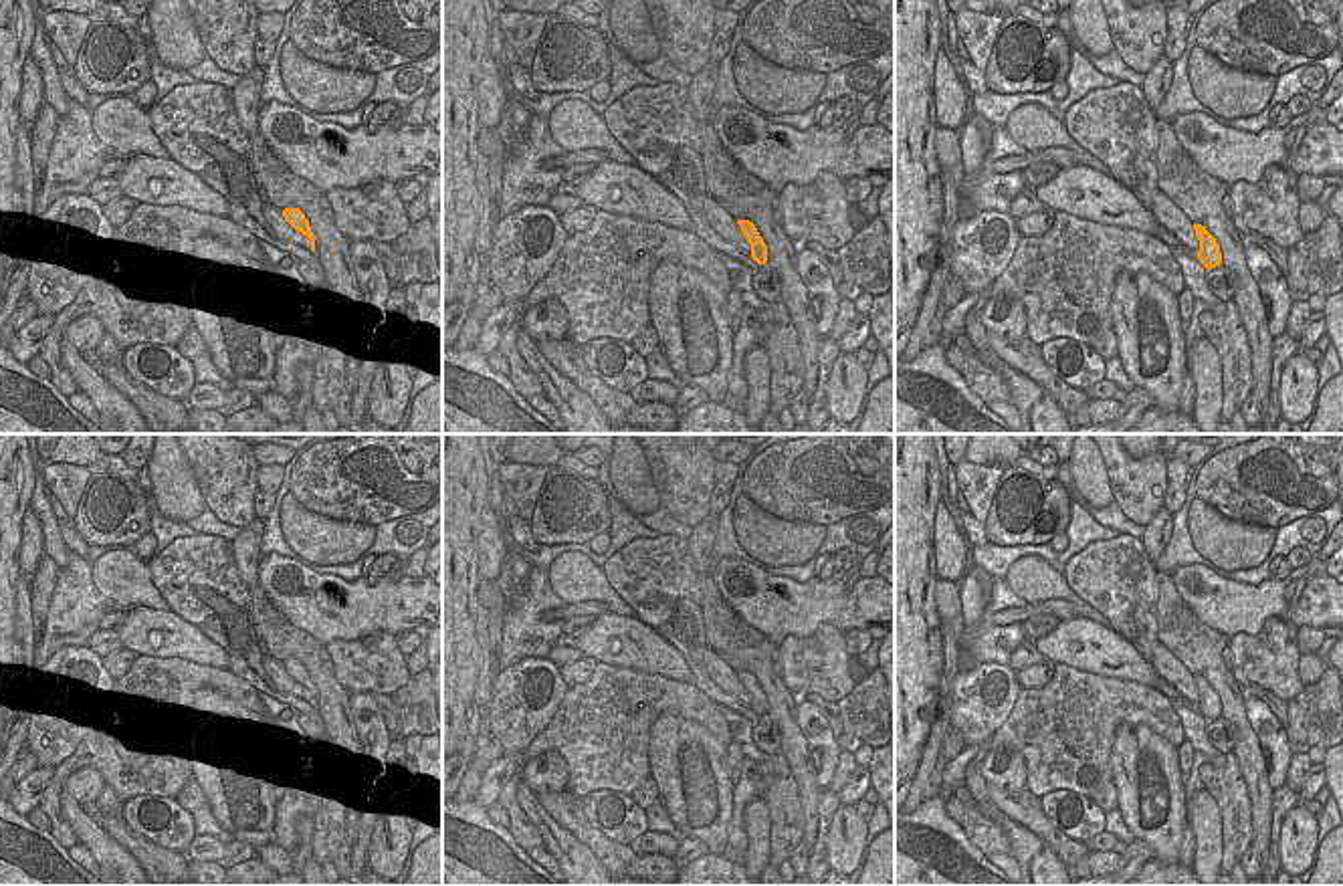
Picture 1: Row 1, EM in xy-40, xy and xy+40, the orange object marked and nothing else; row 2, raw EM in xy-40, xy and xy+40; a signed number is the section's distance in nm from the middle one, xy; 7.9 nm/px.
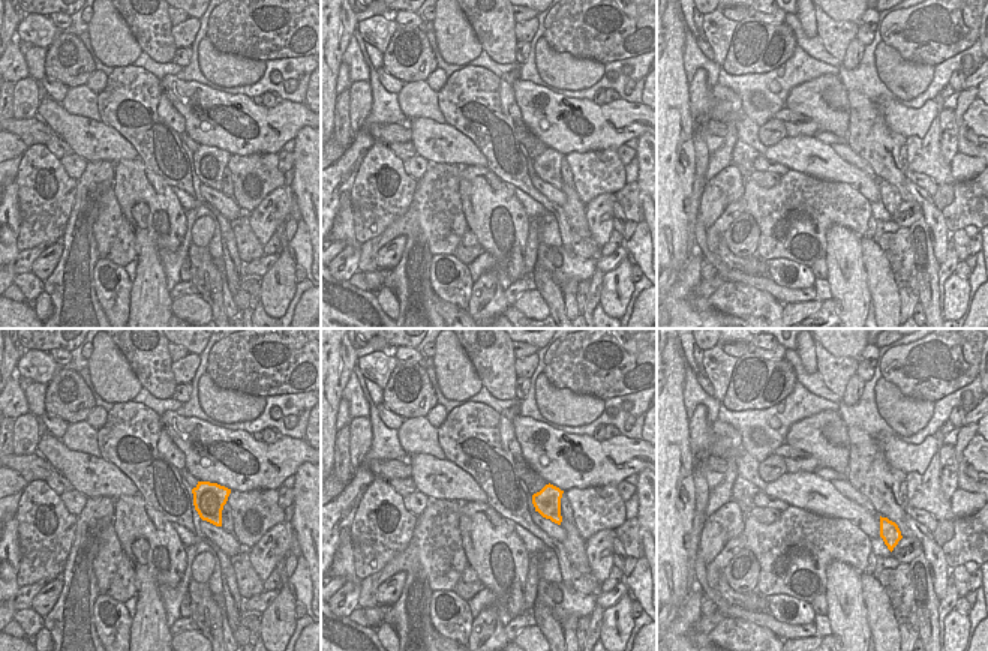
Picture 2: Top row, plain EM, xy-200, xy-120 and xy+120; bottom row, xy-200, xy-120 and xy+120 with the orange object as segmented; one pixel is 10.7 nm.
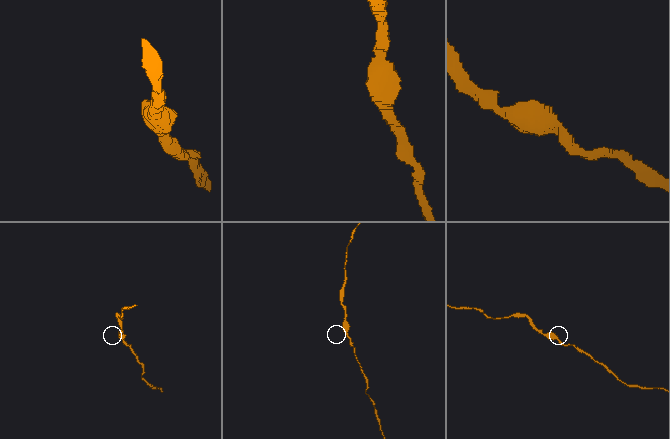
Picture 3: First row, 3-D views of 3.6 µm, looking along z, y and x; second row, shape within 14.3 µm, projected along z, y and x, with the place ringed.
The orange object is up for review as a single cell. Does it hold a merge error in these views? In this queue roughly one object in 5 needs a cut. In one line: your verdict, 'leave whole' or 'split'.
leave whole

